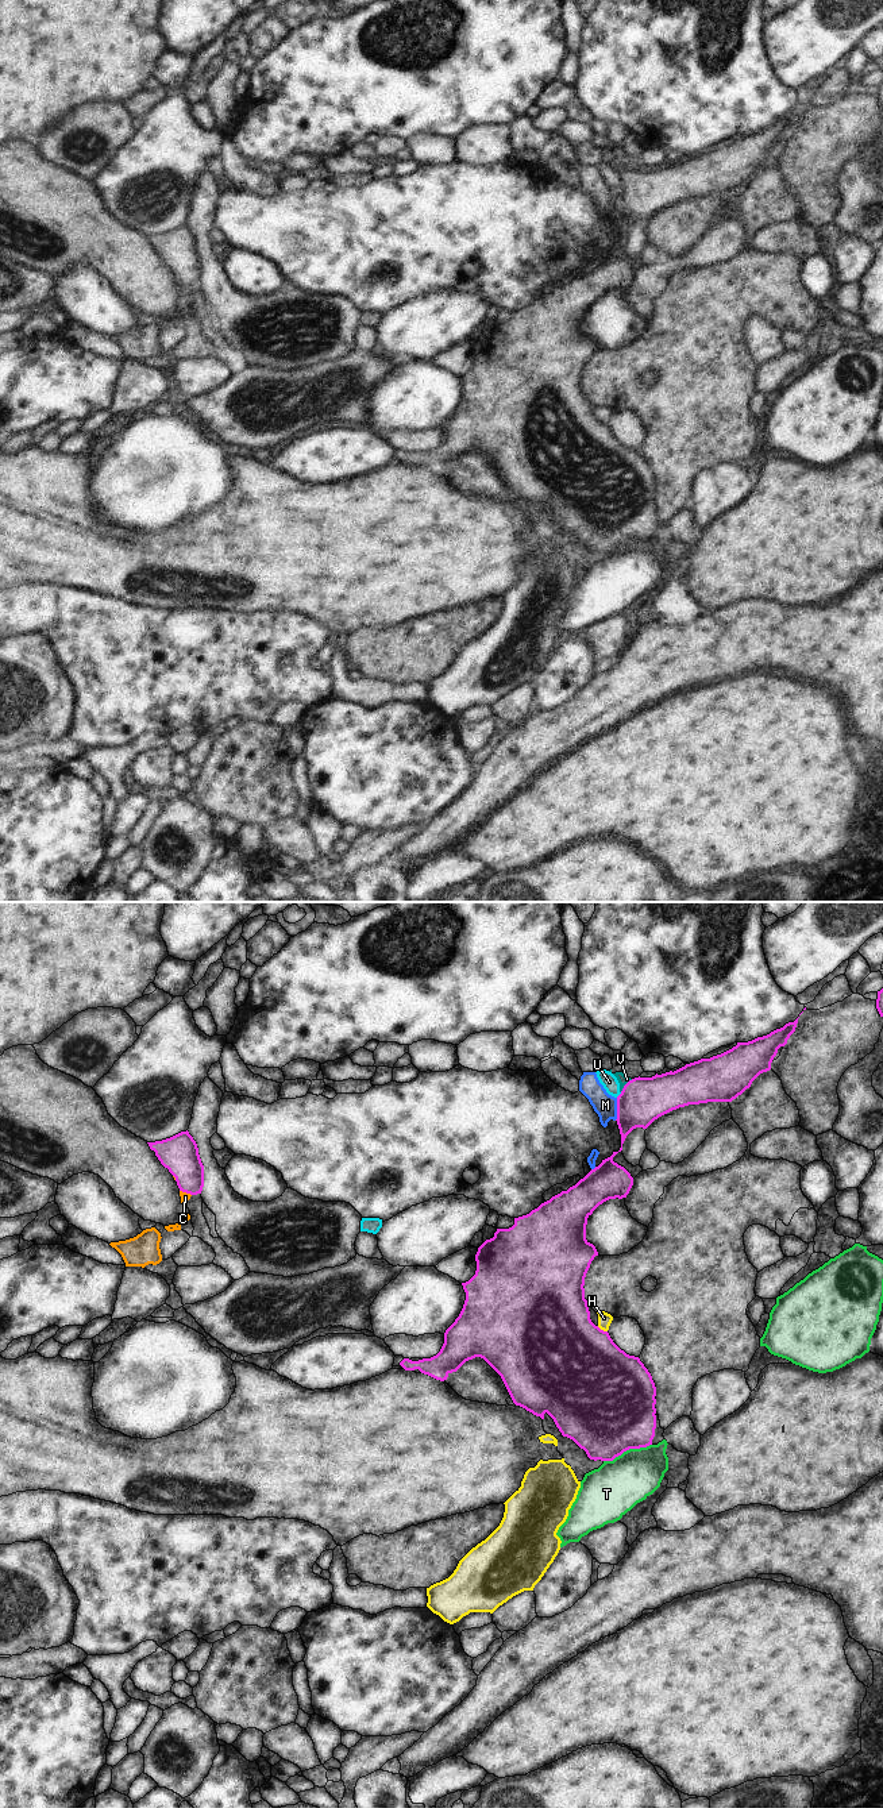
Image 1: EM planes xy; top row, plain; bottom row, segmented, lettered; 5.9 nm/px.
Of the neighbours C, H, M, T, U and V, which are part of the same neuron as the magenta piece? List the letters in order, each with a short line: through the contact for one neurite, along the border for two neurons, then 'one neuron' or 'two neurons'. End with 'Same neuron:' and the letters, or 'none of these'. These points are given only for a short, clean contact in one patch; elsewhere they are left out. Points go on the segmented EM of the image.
C: line xy (180, 1155), (185, 1165), (185, 1191), (185, 1197); one neuron
H: two neurons
M: two neurons
T: two neurons
U: two neurons
V: line xy (643, 1099), (625, 1084), (621, 1078); one neuron
Same neuron: C, V

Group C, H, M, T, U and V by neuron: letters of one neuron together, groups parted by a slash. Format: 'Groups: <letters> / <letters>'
Groups: C V / H / M / T / U

